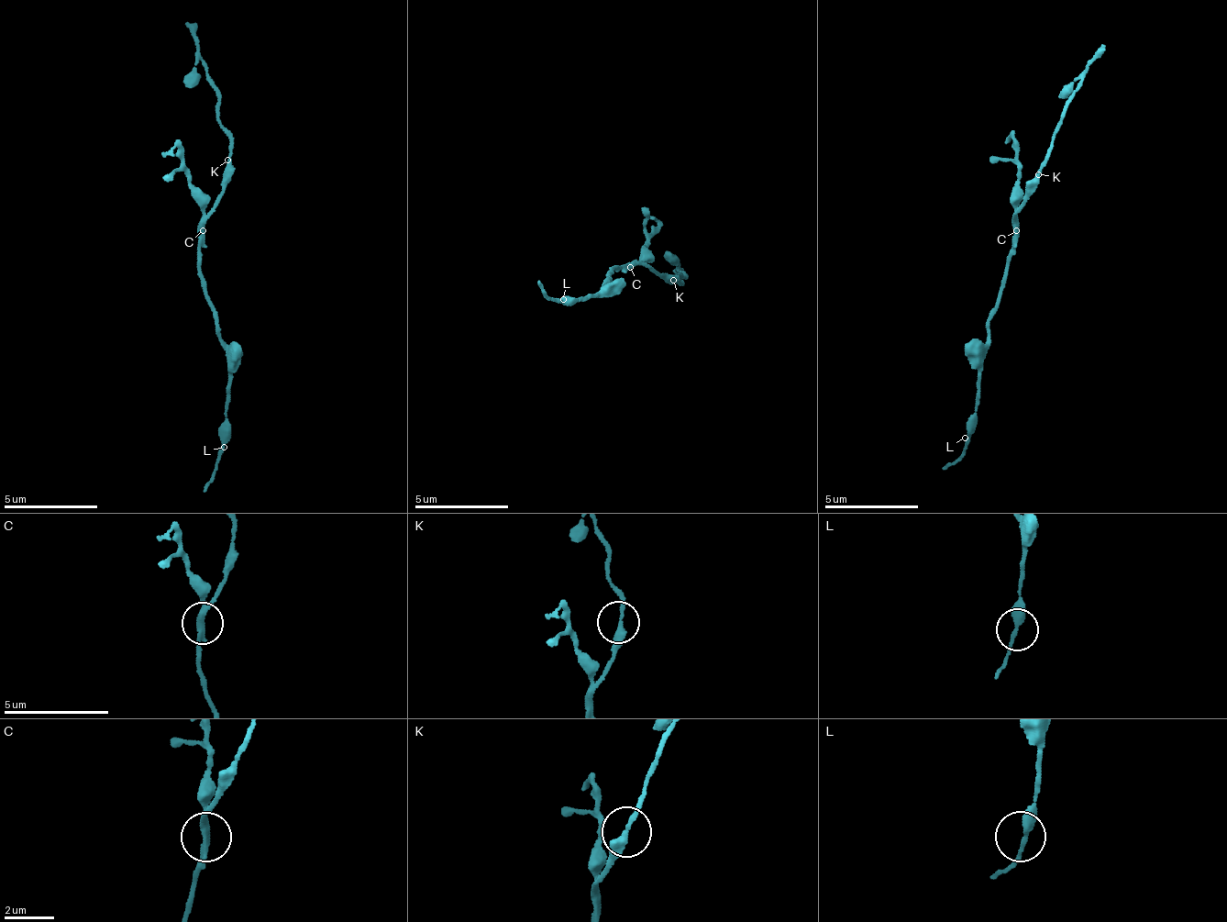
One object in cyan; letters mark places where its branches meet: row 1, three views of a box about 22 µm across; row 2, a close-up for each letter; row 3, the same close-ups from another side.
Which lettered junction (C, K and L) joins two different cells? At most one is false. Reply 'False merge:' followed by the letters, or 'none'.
False merge: C

